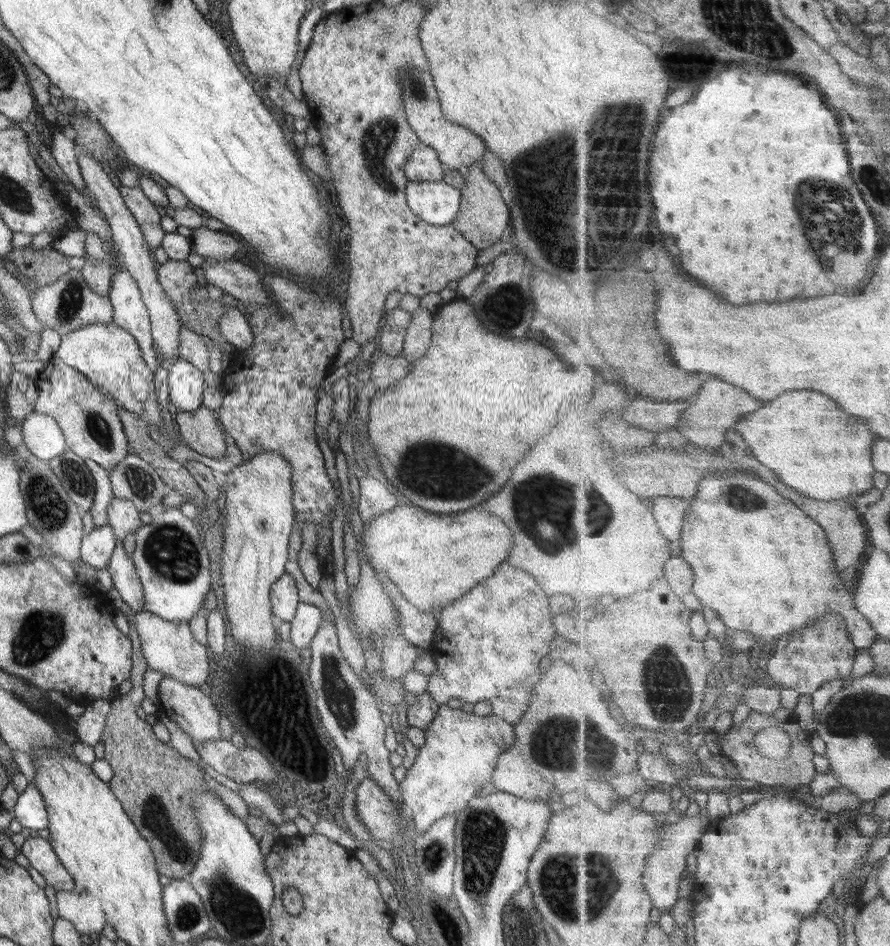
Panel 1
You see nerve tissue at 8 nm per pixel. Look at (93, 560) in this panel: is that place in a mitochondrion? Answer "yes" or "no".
no

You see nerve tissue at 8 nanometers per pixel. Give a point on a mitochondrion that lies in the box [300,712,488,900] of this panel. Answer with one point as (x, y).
(433, 855)

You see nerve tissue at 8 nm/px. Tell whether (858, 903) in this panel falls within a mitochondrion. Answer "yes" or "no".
no

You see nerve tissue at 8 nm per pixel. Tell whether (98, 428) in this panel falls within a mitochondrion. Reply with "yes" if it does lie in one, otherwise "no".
yes

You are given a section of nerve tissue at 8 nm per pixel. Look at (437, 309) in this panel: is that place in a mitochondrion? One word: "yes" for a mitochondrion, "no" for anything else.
no

